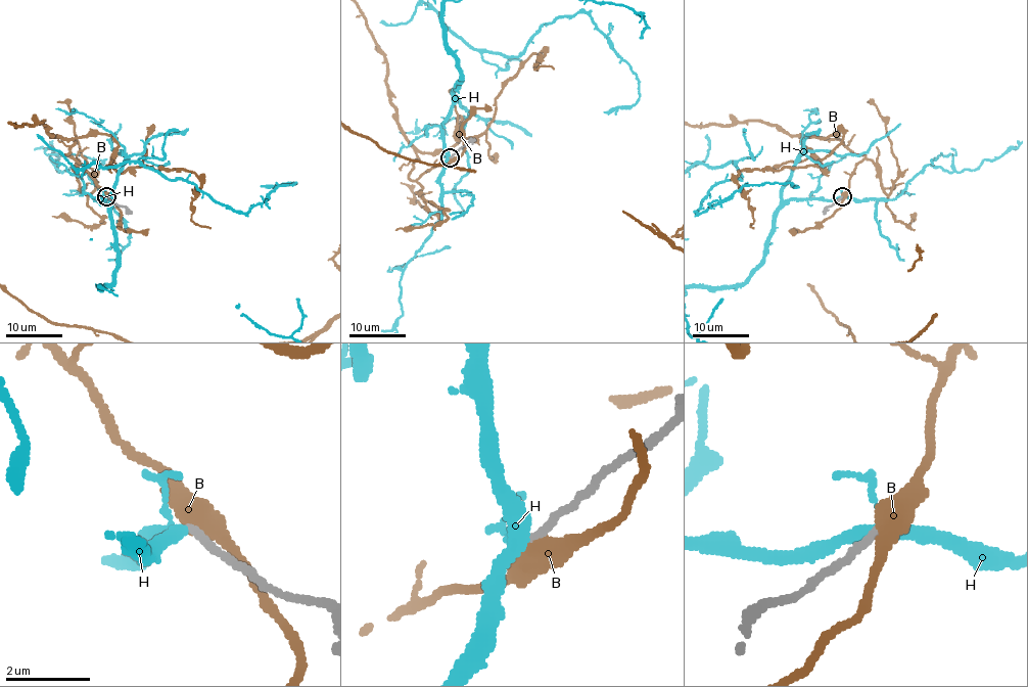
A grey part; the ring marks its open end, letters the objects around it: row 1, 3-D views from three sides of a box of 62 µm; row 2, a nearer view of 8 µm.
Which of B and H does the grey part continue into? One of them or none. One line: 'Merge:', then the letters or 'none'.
Merge: none

